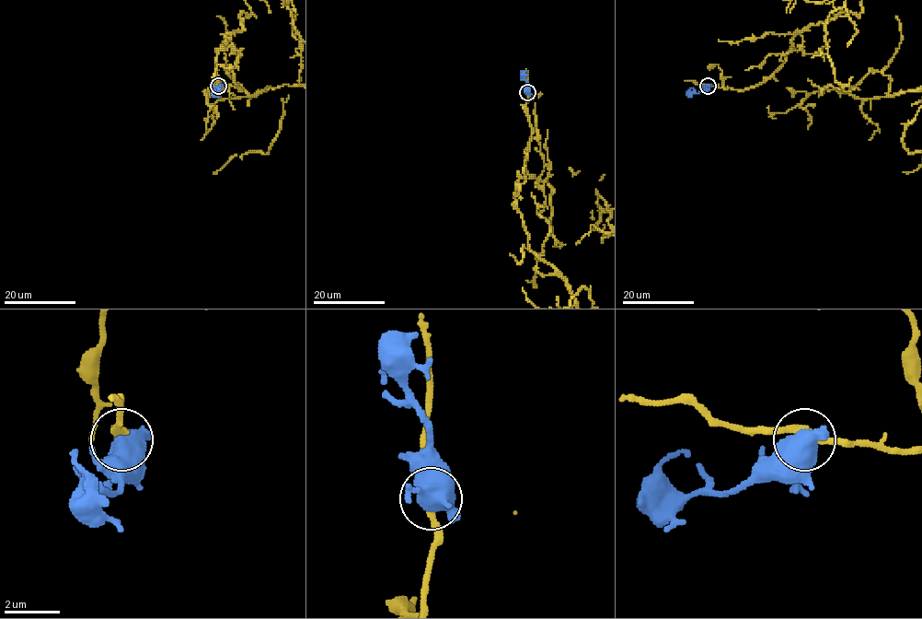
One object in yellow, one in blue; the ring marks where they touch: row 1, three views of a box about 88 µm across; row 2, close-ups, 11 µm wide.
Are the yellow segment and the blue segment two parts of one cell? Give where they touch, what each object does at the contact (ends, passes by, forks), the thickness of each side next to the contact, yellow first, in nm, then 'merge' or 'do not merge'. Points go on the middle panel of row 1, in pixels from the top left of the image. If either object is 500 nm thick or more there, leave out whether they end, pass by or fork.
at (527, 92); 240 nm thick on the yellow side, 950 nm on the other; do not merge

